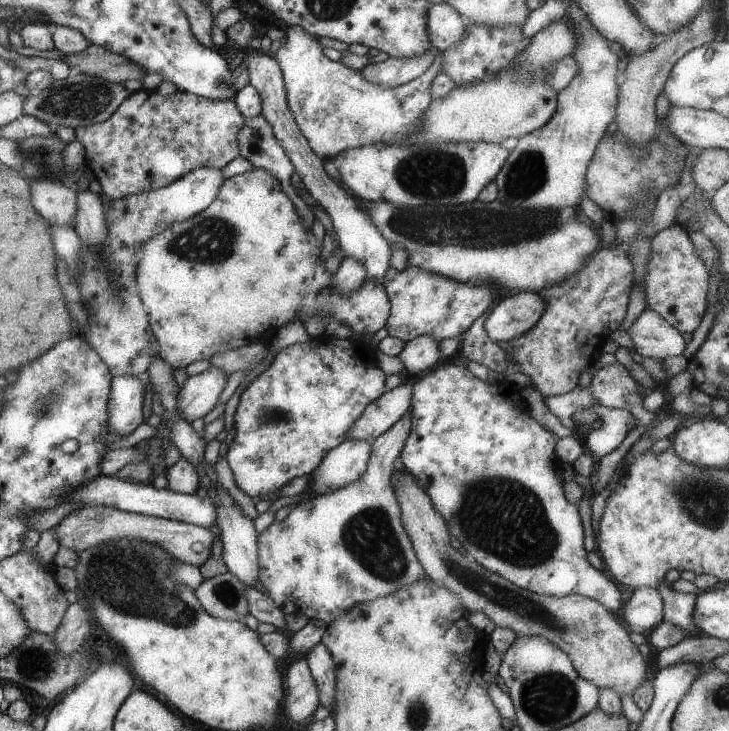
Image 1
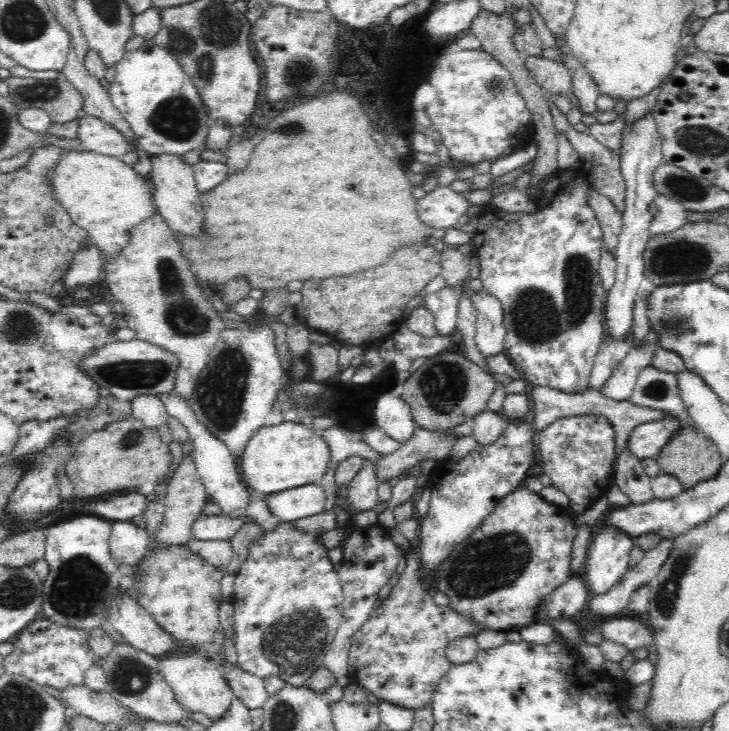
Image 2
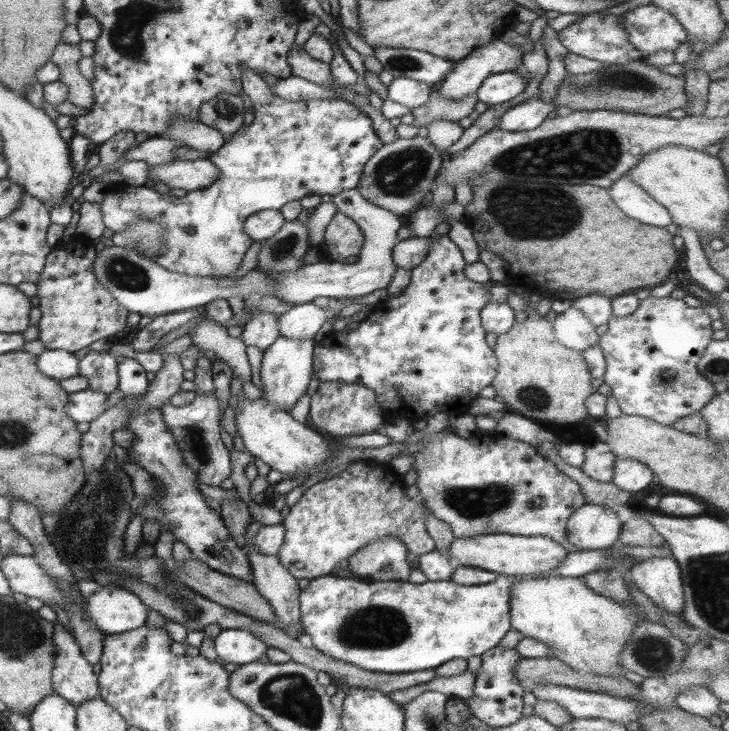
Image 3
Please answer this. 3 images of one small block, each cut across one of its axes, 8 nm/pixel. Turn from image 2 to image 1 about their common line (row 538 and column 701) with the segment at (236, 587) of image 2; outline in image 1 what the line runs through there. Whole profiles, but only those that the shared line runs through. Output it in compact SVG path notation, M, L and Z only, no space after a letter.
M673 223L650 240L650 251L644 268L644 300L646 308L660 313L680 333L692 332L701 322L706 308L707 269L689 240L689 232Z

